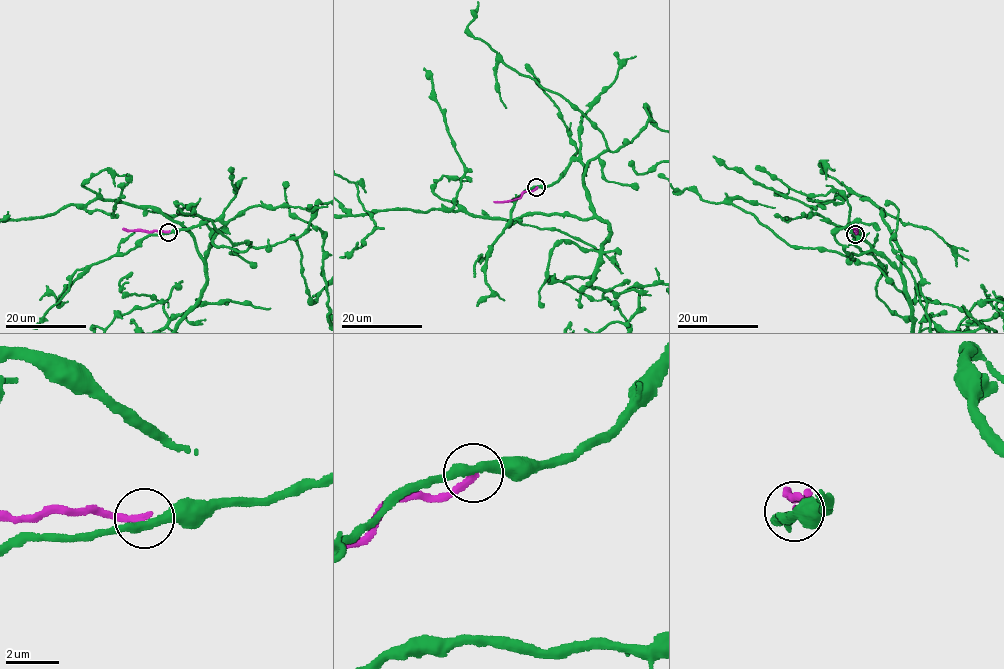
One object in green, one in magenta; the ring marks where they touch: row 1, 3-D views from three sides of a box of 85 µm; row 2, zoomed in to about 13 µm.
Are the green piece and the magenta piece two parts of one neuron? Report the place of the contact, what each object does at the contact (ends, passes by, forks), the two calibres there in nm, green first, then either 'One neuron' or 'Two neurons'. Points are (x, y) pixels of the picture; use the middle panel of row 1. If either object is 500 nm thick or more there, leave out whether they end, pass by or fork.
Place: (536, 187). At the ring green passes by. At the ring magenta ends. Thickness 340 nm (green) against 300 nm. Two neurons

